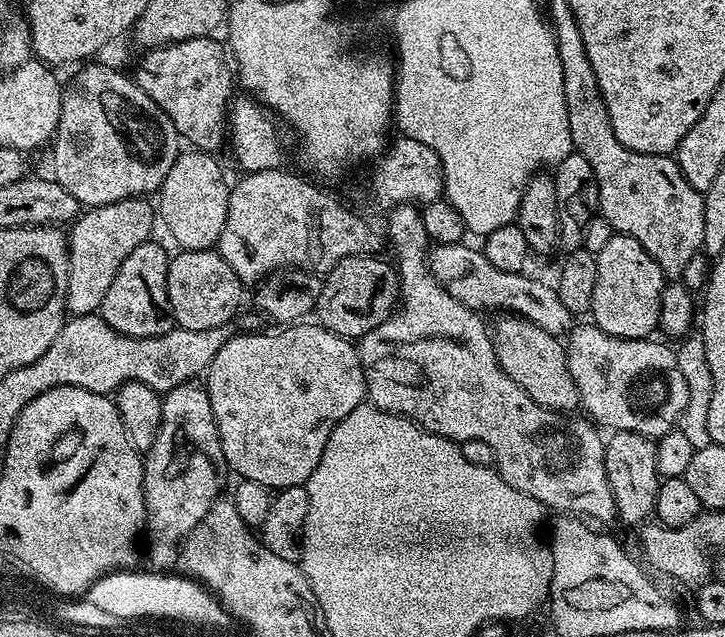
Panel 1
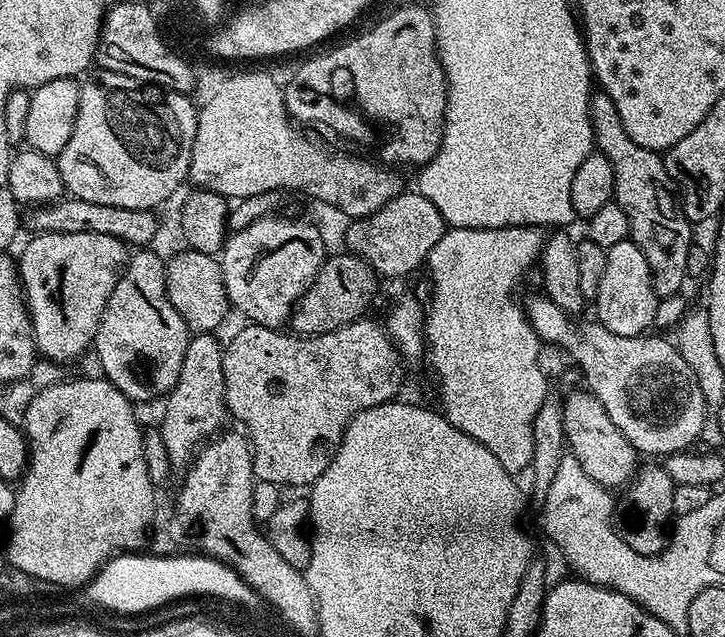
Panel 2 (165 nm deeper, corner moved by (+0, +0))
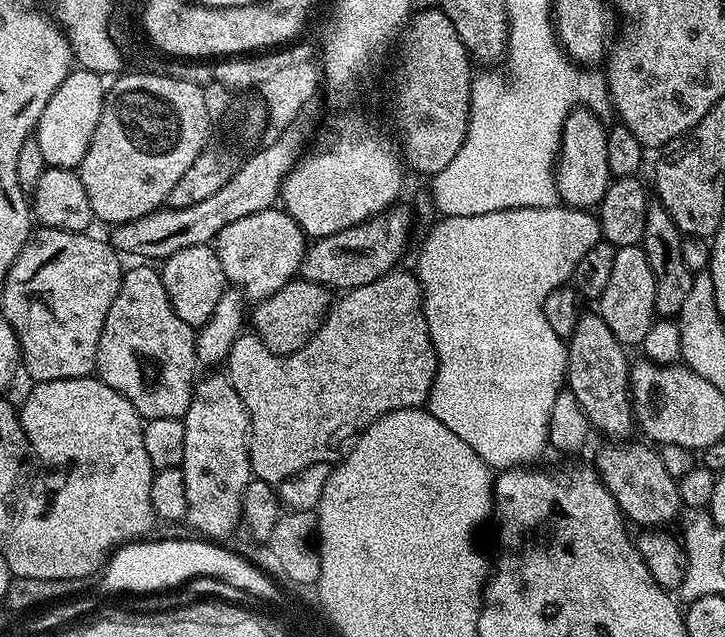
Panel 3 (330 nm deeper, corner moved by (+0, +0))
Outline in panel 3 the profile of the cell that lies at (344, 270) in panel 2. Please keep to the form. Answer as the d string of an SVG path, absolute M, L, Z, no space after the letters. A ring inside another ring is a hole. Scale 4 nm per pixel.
M293 278L282 290L270 294L270 298L259 301L256 308L251 309L250 324L254 327L255 335L260 337L261 342L266 346L266 350L273 352L275 356L289 356L306 342L310 342L312 335L320 329L320 324L328 314L330 307L329 289L323 288L321 284L315 284L303 278Z

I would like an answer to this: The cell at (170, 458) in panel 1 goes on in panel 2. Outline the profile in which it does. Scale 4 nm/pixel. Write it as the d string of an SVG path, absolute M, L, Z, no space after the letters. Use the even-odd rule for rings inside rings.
M201 332L199 334L193 335L189 339L188 345L186 346L186 358L182 358L182 370L178 374L178 382L172 387L172 391L168 393L166 399L163 401L164 404L164 417L160 420L160 425L158 425L158 431L162 442L166 442L166 454L170 454L170 462L172 463L173 469L184 470L187 469L188 465L192 463L196 458L197 452L208 443L209 440L213 439L221 431L224 416L226 420L226 405L224 403L224 375L222 374L222 362L224 361L224 349L222 347L221 341L216 341L217 337L210 332Z

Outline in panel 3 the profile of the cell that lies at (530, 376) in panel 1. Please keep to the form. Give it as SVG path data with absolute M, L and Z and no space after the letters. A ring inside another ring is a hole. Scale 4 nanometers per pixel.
M608 442L594 459L600 481L610 490L614 502L633 525L641 524L644 530L656 530L682 512L680 485L662 466L662 458L655 447L633 442ZM652 447L652 448L647 448ZM633 520L633 521L632 521Z

